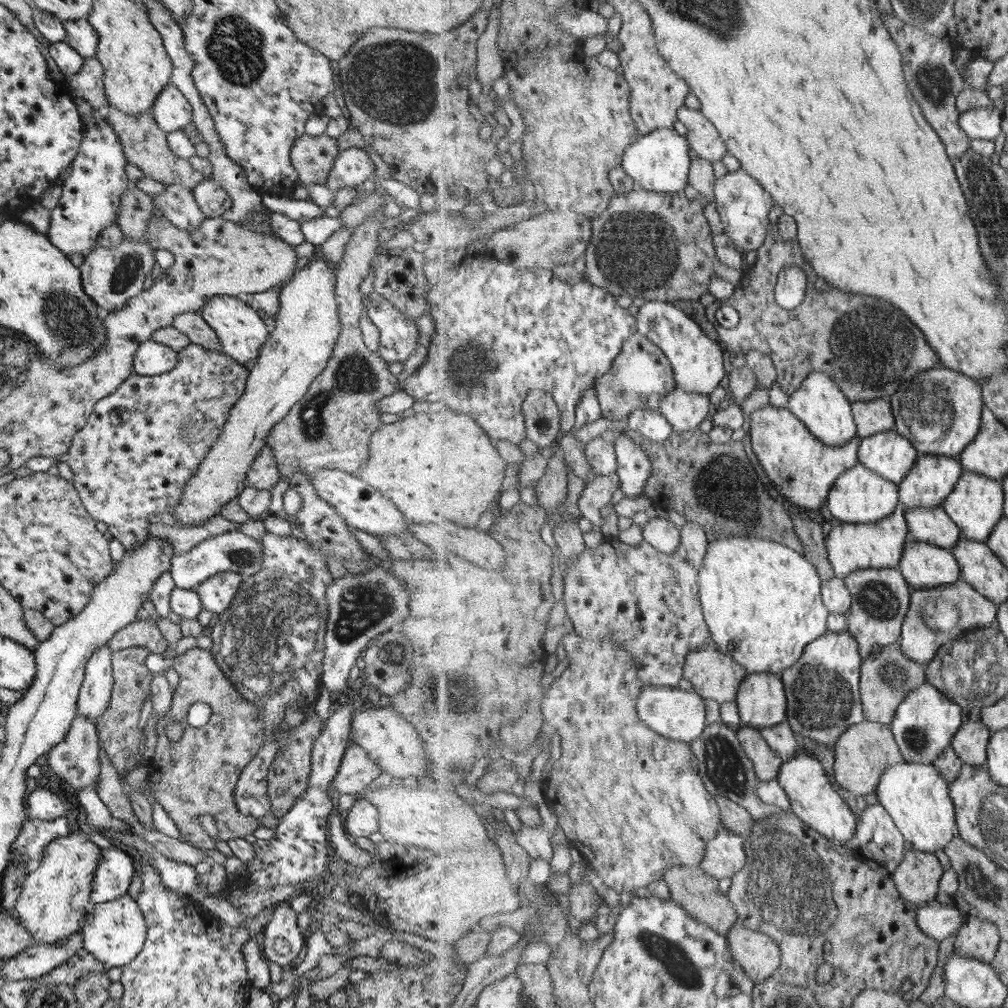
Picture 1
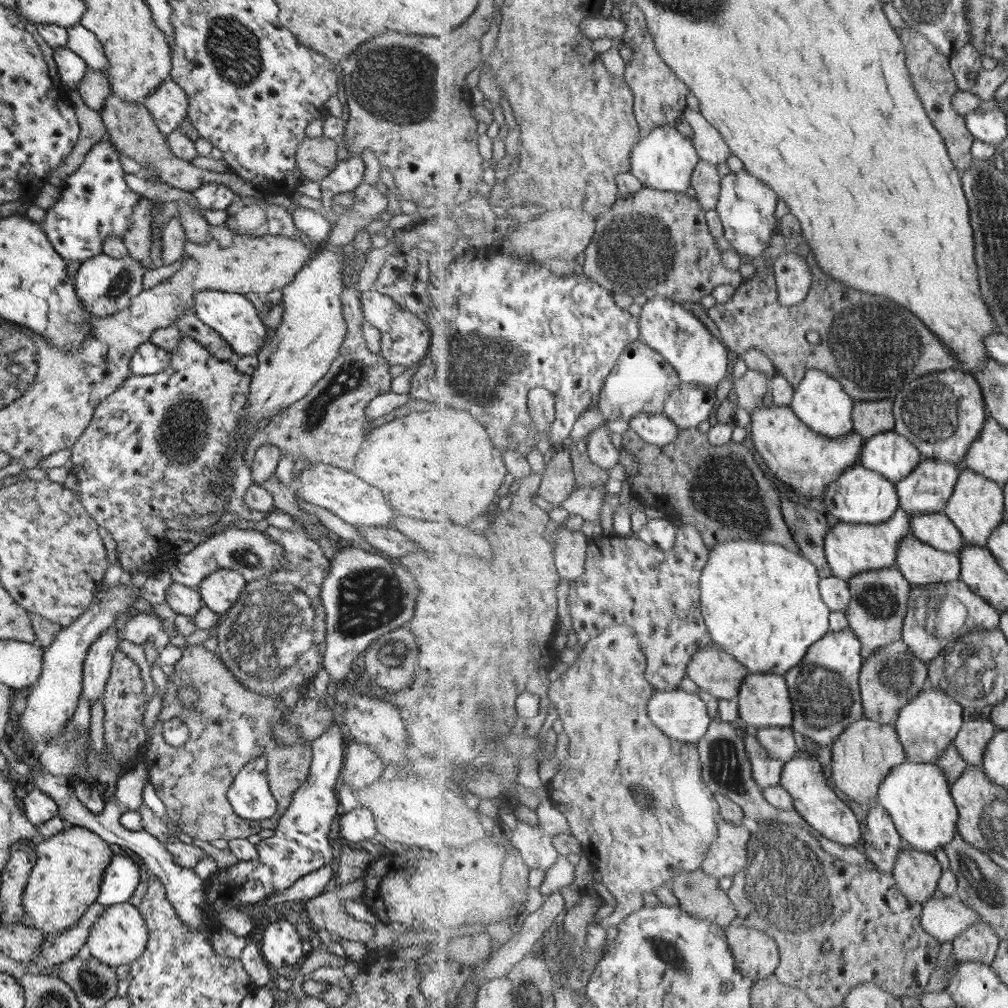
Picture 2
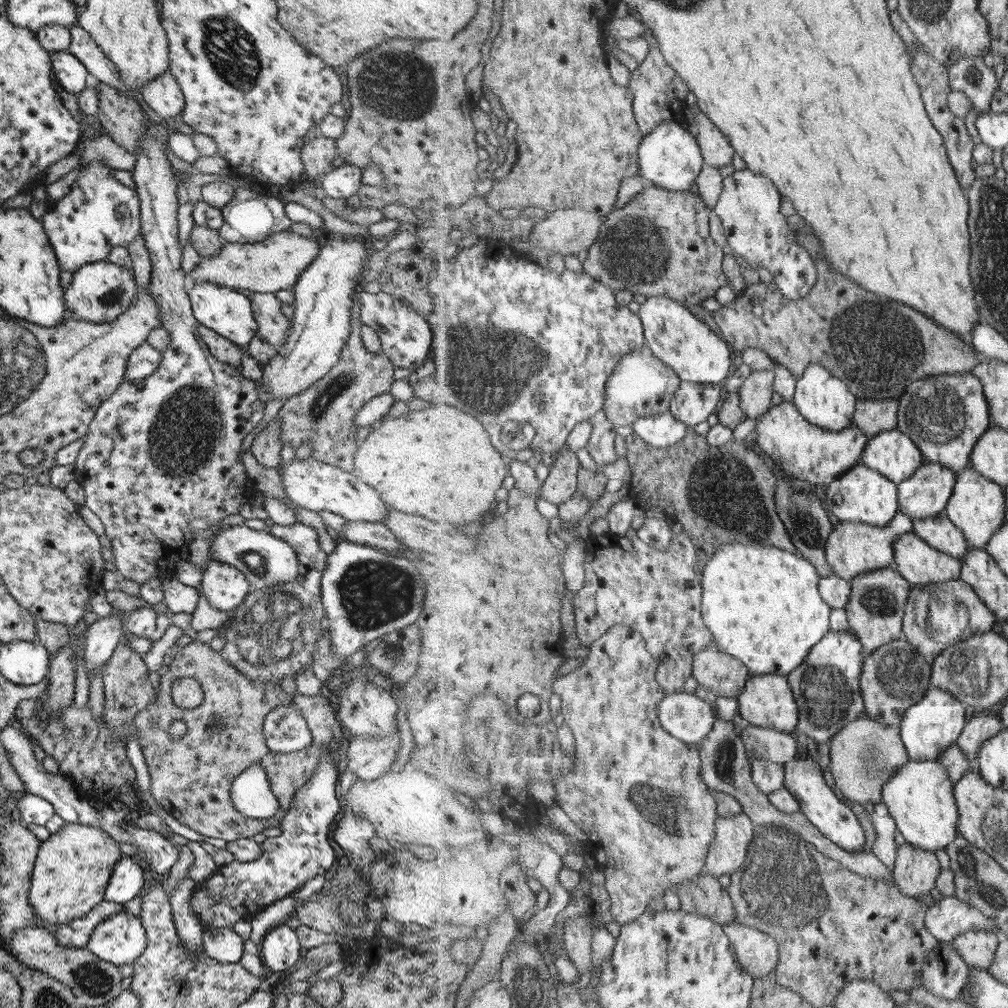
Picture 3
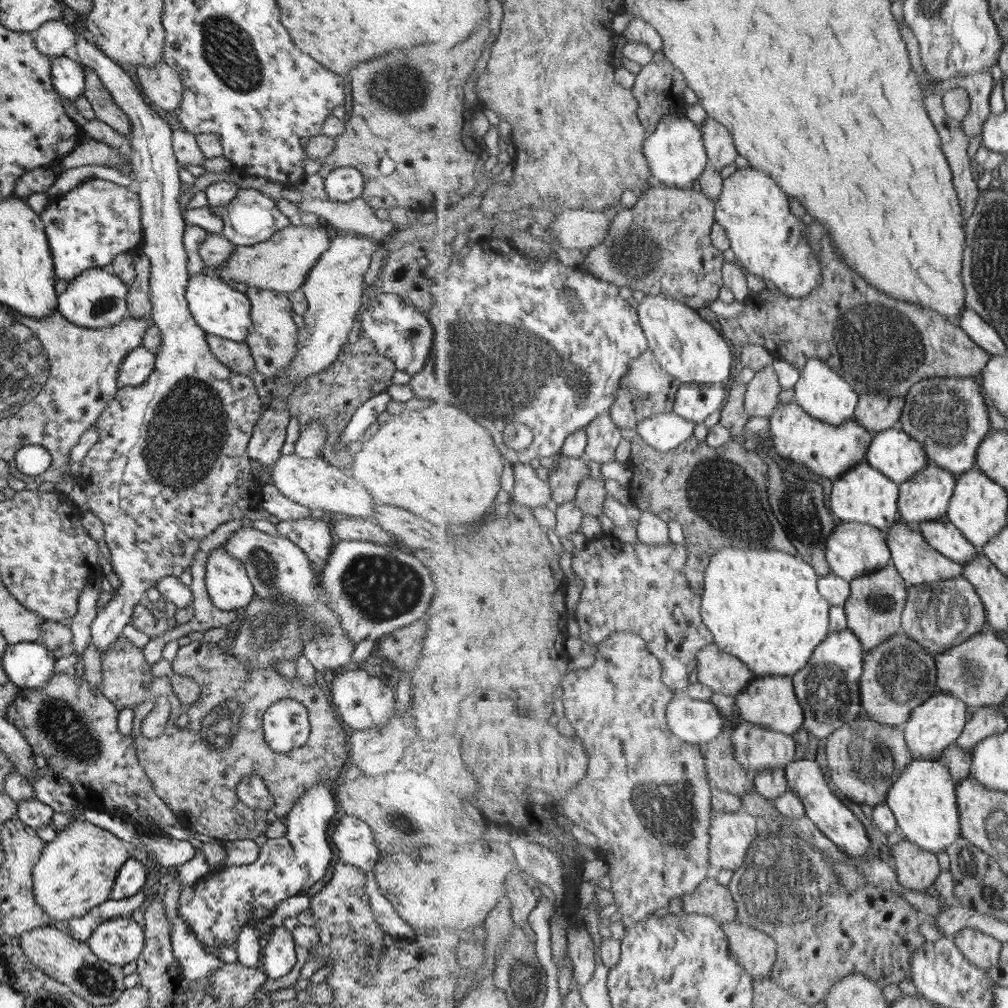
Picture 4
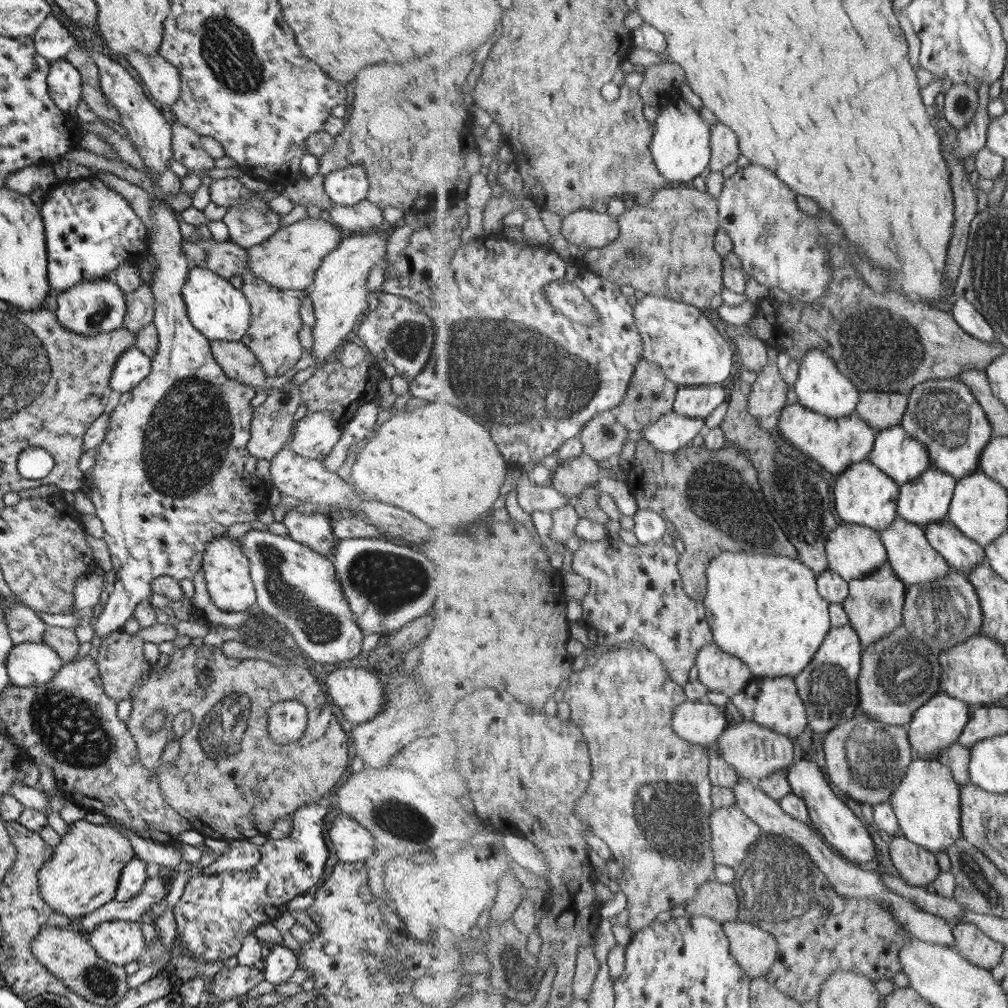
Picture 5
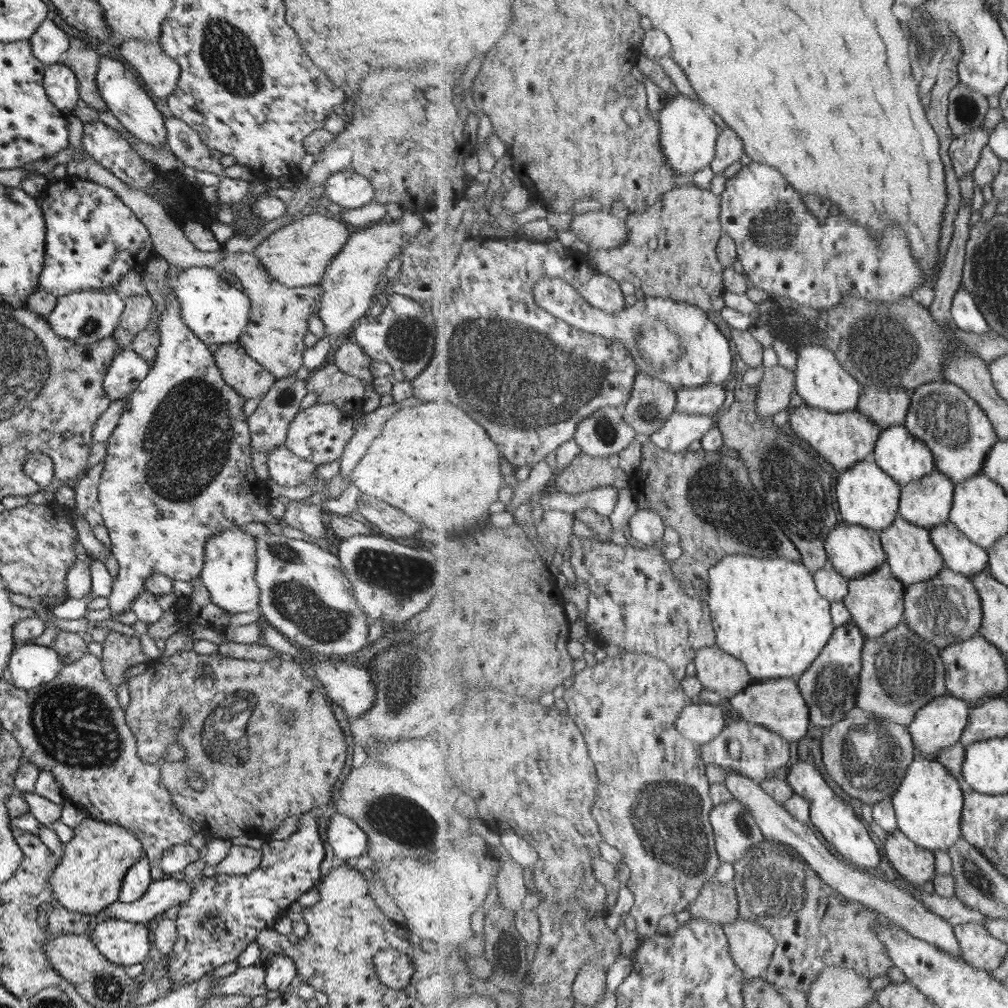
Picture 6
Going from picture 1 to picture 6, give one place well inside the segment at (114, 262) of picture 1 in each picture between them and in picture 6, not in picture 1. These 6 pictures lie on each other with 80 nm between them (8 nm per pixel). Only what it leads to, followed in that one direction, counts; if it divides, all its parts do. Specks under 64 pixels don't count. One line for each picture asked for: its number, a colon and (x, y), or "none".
2: (104, 285)
3: (98, 292)
4: (96, 298)
5: (93, 306)
6: (86, 316)

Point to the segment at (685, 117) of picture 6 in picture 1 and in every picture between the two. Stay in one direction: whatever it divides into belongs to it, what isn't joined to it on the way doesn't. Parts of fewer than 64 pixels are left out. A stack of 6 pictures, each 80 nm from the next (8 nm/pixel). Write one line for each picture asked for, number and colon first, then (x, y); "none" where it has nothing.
1: (660, 162)
2: (664, 159)
3: (670, 156)
4: (676, 152)
5: (681, 146)

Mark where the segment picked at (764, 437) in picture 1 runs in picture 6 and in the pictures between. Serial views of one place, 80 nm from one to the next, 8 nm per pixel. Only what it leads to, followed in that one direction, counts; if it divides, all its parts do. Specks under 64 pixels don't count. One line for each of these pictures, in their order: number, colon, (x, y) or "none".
2: (806, 461)
3: (798, 447)
4: (831, 451)
5: (835, 445)
6: (846, 439)

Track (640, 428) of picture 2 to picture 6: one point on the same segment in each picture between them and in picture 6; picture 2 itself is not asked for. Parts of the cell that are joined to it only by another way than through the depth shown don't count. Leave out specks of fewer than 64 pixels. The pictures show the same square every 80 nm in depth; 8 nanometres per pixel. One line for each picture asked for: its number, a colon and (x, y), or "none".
3: (663, 430)
4: (666, 431)
5: (673, 431)
6: (681, 430)

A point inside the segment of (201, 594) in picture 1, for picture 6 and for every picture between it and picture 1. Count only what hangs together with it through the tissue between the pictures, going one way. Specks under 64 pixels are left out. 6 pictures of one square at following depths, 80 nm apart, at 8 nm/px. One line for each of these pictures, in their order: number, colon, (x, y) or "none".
2: (219, 589)
3: (225, 587)
4: (228, 587)
5: (225, 567)
6: (229, 564)

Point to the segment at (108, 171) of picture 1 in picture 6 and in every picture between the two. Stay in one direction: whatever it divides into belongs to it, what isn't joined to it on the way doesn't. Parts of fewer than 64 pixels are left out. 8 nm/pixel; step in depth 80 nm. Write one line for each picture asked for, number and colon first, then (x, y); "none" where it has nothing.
2: (94, 203)
3: (98, 213)
4: (85, 227)
5: (89, 229)
6: (92, 239)

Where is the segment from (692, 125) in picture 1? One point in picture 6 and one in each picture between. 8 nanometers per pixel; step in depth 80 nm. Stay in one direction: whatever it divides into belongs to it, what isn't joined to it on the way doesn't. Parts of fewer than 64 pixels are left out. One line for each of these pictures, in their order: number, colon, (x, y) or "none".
2: (711, 146)
3: (717, 149)
4: (719, 141)
5: (725, 147)
6: (730, 147)

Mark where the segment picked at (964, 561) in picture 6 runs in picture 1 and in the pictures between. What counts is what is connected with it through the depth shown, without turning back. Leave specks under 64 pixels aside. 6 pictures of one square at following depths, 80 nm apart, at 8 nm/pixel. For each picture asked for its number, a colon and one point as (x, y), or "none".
1: (934, 526)
2: (937, 529)
3: (941, 532)
4: (942, 534)
5: (963, 553)

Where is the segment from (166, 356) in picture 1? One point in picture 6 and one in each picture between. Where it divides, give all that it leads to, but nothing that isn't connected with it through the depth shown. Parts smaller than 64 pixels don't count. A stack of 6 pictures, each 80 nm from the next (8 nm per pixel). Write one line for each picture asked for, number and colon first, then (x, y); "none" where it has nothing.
2: (148, 359)
3: (143, 360)
4: (138, 363)
5: (132, 366)
6: (127, 369)

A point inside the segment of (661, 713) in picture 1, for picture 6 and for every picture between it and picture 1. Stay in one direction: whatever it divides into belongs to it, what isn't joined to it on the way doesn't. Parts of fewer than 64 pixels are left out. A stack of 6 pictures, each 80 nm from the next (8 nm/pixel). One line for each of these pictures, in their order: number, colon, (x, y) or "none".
2: (684, 716)
3: (688, 717)
4: (696, 721)
5: (700, 722)
6: (701, 722)

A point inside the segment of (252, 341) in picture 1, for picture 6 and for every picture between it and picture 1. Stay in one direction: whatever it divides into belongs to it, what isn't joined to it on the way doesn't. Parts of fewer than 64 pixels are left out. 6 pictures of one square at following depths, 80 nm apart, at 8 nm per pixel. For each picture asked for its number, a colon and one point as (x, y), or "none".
2: (233, 317)
3: (228, 313)
4: (219, 310)
5: (216, 309)
6: (215, 312)

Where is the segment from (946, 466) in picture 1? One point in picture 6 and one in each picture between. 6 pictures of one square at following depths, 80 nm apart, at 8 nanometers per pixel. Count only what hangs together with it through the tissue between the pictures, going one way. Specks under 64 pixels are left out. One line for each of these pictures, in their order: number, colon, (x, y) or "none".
2: (928, 489)
3: (927, 493)
4: (927, 496)
5: (927, 499)
6: (927, 503)

